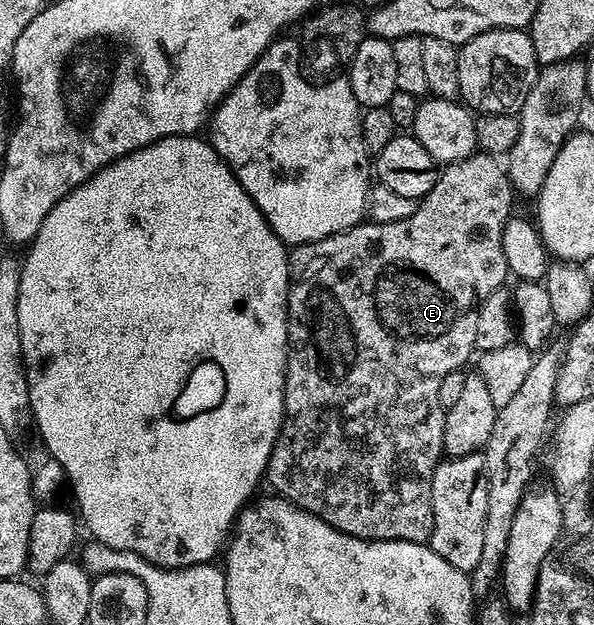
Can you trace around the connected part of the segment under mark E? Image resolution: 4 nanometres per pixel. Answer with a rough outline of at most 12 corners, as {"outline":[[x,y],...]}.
{"outline":[[481,150],[289,253],[264,480],[426,544],[445,376],[508,280]]}

